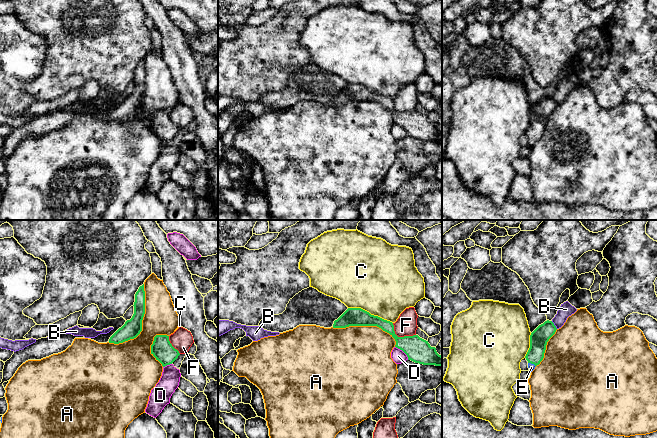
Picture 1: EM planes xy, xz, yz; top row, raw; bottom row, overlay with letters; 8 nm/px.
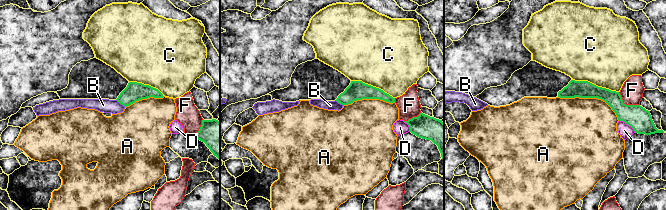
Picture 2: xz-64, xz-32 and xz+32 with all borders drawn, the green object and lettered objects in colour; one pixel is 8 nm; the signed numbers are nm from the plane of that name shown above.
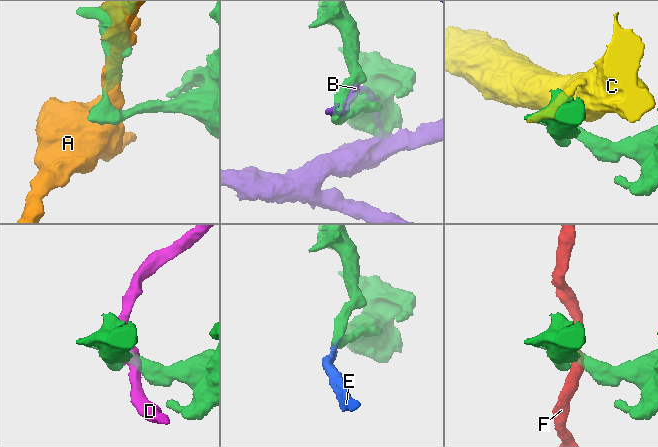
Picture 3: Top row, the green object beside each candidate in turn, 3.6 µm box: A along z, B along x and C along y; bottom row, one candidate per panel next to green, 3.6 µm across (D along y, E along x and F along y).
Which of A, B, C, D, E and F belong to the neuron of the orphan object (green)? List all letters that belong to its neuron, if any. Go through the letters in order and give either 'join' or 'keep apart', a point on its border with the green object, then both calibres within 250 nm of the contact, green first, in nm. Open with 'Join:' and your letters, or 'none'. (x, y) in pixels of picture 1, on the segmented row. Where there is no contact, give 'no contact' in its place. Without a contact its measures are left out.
Join: E
A: keep apart; meets green in xy at (141, 324); 150 nm thick on the green side, 260 nm on the other
B: keep apart; meets green in yz at (554, 325); 150 nm thick on the green side, 110 nm on the other
C: keep apart; meets green in xz at (369, 313); 140 nm thick on the green side, 480 nm on the other
D: keep apart; meets green in xz at (403, 351); 200 nm thick on the green side, 110 nm on the other
E: join; meets green in yz at (532, 363); 150 nm thick on the green side, 50 nm on the other
F: keep apart; meets green in xz at (400, 337); 200 nm thick on the green side, 180 nm on the other

